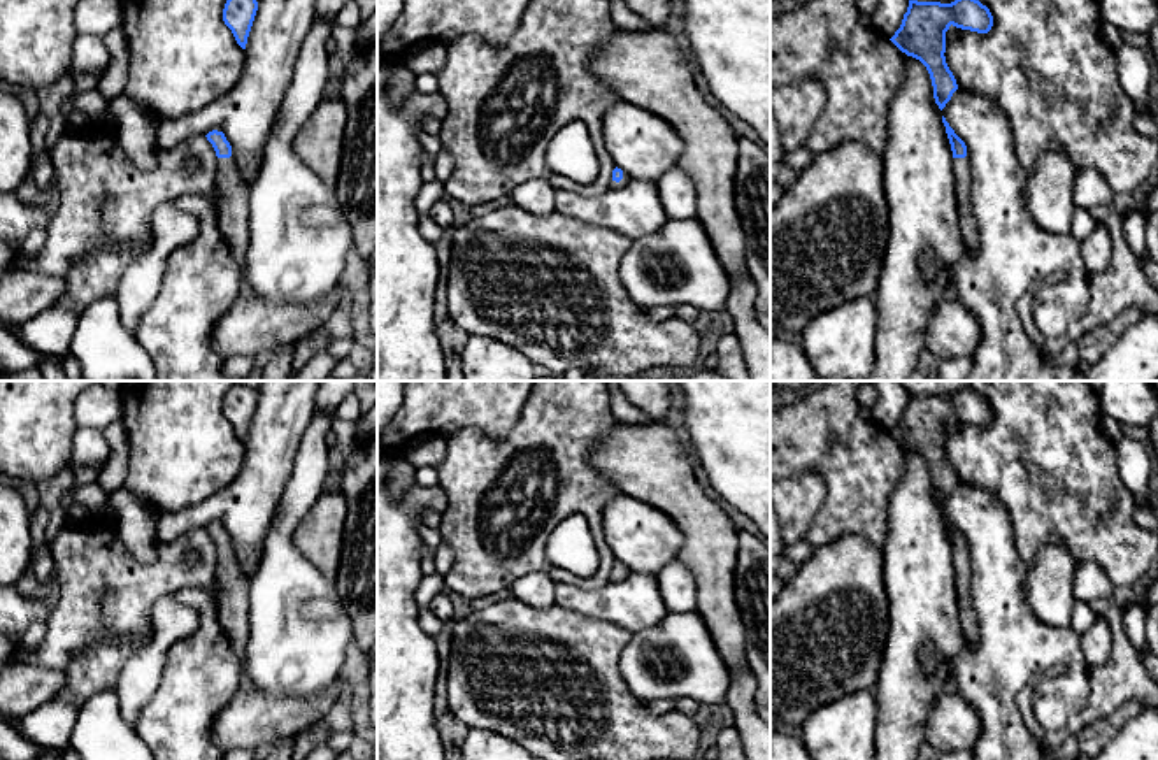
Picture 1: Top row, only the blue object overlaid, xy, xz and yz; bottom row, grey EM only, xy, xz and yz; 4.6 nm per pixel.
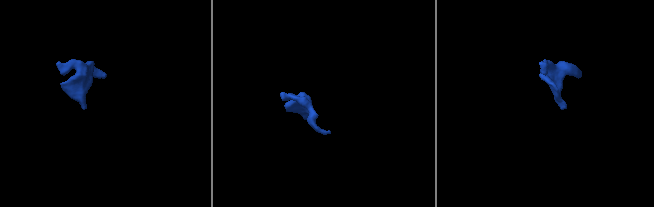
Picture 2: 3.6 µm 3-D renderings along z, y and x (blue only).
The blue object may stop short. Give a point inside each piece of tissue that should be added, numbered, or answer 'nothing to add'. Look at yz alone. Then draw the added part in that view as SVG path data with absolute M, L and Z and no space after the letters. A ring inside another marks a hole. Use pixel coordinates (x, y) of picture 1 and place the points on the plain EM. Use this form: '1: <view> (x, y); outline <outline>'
1: yz (960, 559); outline M969 549L953 553L956 572L956 600L960 627L963 632L965 648L974 649L977 644L977 618L970 597L970 556Z

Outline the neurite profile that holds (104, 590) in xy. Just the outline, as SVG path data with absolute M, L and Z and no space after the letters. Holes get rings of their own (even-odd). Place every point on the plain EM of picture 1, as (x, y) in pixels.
M93 518L81 525L63 525L49 542L49 551L60 597L49 614L44 641L26 653L26 667L67 670L102 635L146 641L153 606L189 586L209 590L218 563L218 549L207 530L189 530L170 542L158 539L156 562L142 563L123 544L114 520Z

